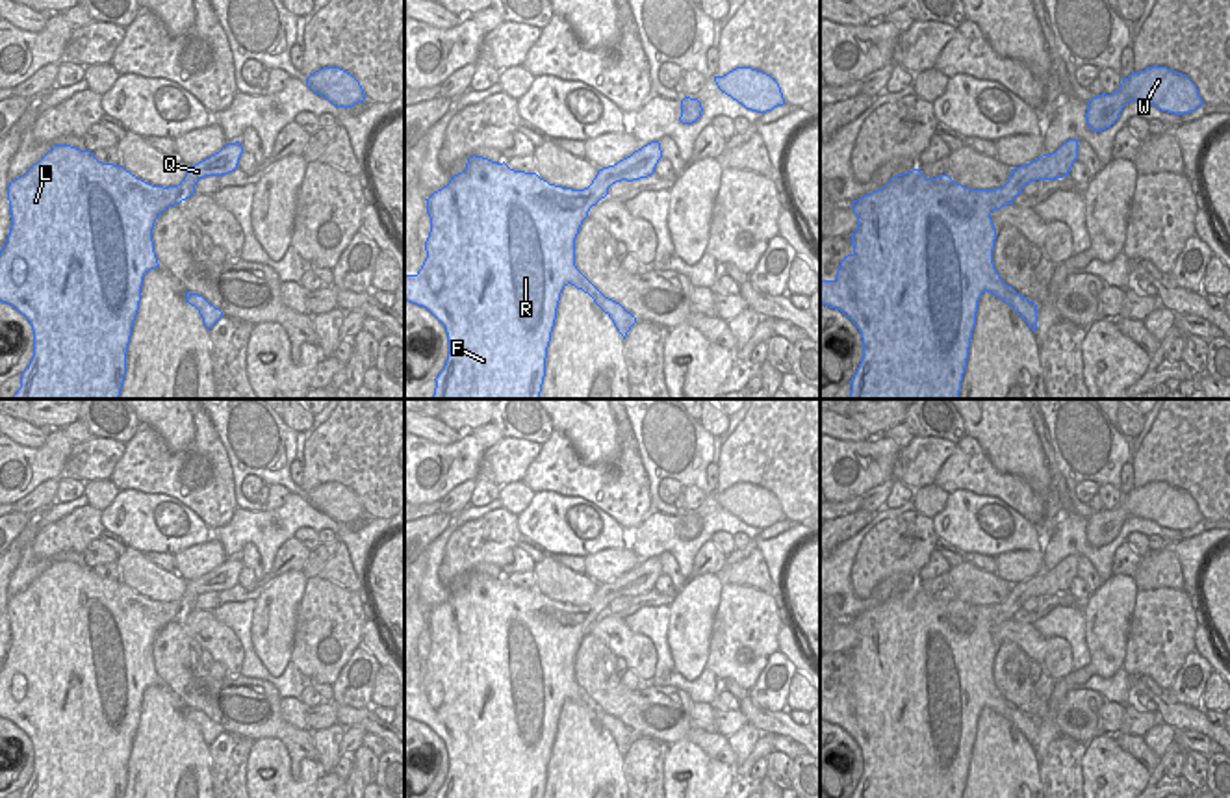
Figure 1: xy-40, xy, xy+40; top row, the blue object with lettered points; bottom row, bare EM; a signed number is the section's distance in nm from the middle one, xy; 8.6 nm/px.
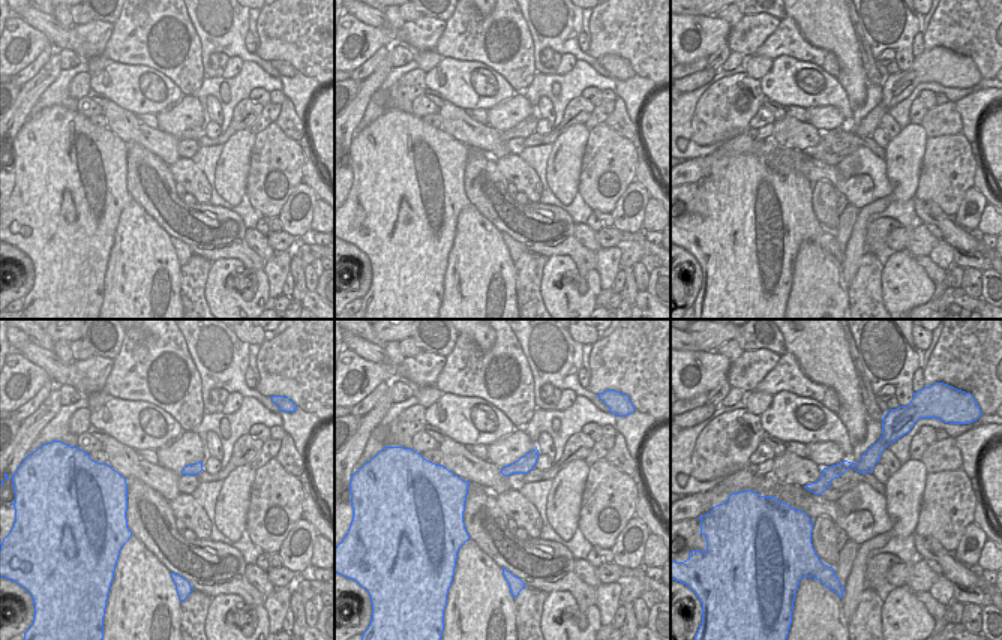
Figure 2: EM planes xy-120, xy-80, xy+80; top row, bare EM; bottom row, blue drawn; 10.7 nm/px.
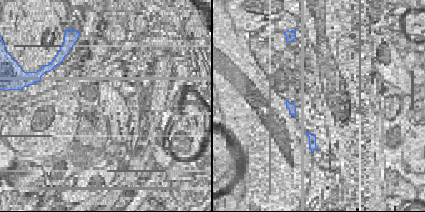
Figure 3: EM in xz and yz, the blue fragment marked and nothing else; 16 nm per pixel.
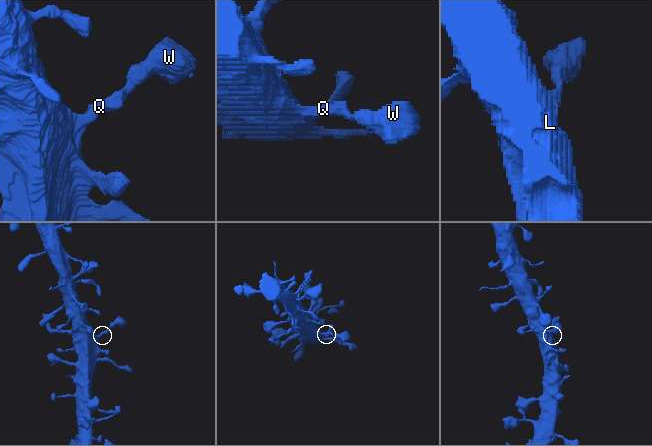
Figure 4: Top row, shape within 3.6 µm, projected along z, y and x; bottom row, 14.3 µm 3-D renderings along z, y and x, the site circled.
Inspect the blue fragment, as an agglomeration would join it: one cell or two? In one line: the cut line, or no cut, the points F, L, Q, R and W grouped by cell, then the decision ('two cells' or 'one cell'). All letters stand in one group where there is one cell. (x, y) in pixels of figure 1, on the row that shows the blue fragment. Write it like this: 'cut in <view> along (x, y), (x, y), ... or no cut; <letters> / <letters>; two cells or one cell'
no cut; F L Q R W; one cell

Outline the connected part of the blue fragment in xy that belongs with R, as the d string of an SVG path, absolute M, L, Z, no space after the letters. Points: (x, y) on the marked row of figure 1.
M651 141L599 169L588 187L571 189L473 154L462 173L425 199L430 217L427 258L416 275L404 275L404 301L427 308L447 332L449 354L434 379L432 399L538 399L560 293L568 284L588 293L625 340L636 317L577 269L575 238L612 184L651 176L660 158L660 143Z

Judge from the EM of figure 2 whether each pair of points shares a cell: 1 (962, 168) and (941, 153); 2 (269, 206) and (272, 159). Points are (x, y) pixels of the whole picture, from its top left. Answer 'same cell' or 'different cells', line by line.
1: same cell
2: same cell

